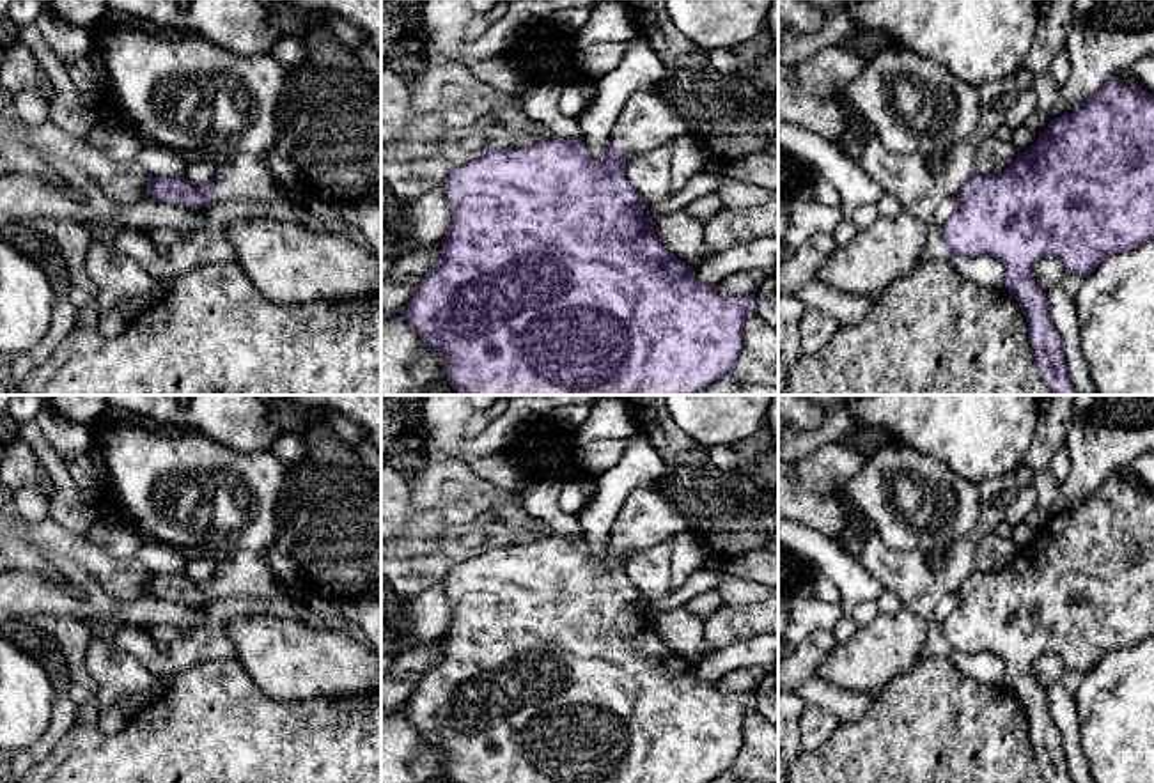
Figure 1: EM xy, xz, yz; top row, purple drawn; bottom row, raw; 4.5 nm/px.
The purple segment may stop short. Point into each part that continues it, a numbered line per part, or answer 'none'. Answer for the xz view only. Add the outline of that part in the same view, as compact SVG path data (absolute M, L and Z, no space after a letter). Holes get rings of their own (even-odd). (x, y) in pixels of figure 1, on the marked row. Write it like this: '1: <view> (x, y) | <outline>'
1: xz (647, 121) | M643 90L635 92L617 117L610 142L629 158L690 133L672 105Z

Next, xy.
1: xy (245, 176) | M239 154L214 168L214 200L273 200L282 193L291 204L305 209L301 193L291 193L273 174L266 158Z

